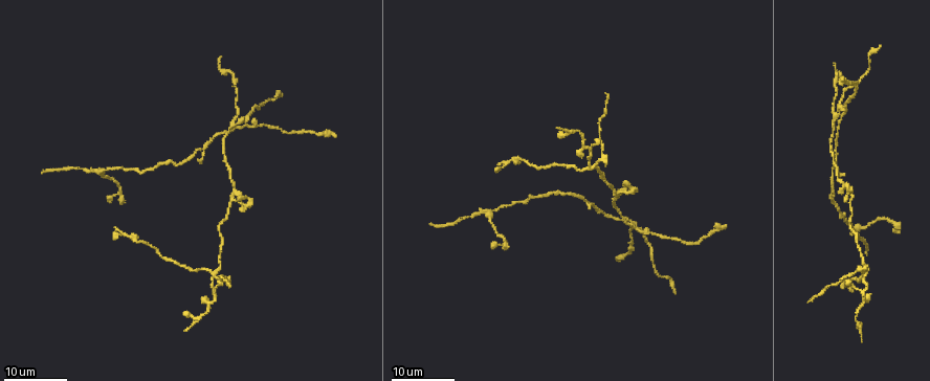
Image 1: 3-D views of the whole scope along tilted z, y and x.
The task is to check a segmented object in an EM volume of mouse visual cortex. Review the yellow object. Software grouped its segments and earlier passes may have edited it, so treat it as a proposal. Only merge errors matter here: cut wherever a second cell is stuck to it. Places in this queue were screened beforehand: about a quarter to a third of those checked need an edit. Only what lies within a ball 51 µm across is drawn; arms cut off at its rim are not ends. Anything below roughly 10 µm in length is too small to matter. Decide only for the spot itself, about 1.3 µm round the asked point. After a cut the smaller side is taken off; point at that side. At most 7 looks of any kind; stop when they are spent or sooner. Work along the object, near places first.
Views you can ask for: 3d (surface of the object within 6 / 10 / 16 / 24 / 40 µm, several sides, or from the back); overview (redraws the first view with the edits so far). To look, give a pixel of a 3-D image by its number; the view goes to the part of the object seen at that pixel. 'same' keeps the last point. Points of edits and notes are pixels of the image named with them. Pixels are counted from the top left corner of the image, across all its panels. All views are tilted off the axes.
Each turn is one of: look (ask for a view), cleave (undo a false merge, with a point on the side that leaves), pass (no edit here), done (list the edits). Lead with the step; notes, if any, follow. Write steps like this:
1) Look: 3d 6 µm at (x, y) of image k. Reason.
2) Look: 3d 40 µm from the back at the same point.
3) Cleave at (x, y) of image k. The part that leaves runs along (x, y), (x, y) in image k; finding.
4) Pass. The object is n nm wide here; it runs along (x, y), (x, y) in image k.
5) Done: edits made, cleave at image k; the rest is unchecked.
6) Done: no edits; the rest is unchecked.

Look: 3d 16 µm at (518, 201) of image 1. Narrows sharply.

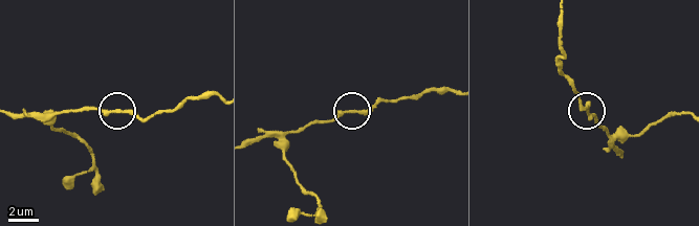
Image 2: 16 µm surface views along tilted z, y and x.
Look: 3d 6 µm at (120, 113) of image 2. Closer look.

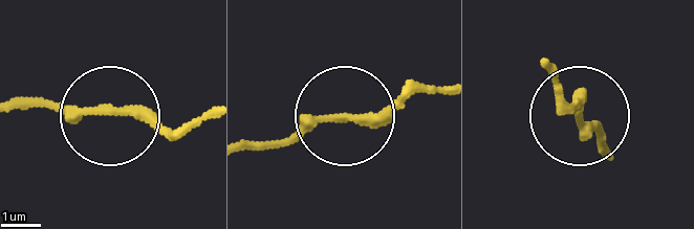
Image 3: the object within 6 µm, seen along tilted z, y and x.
Pass. It runs along (436, 86), (367, 114), (250, 139) in image 3; continuous, no second cell.

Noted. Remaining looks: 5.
Look: 3d 24 µm at (228, 201) of image 1. Calibre changes.

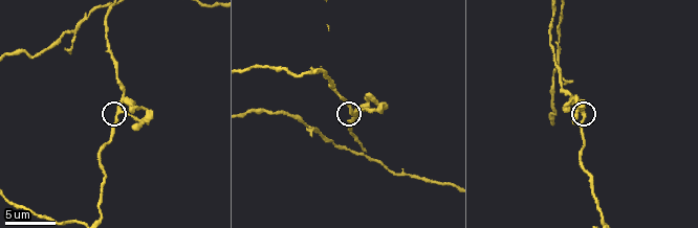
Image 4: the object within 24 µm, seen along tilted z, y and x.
Look: 3d 10 µm at (582, 115) of image 4.

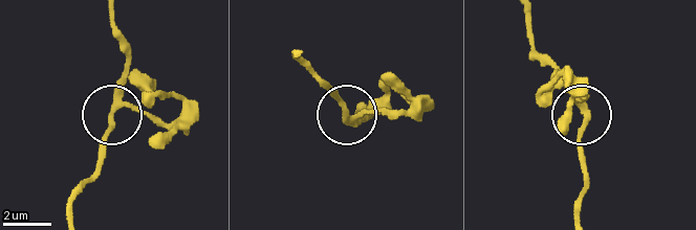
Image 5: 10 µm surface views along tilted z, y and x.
Pass. 3 arms meet here; it runs along (109, 15), (124, 75), (103, 161) in image 5; continuous, no second cell.

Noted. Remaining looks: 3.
Look: 3d 10 µm at (313, 69) of image 4. Four-way junction.

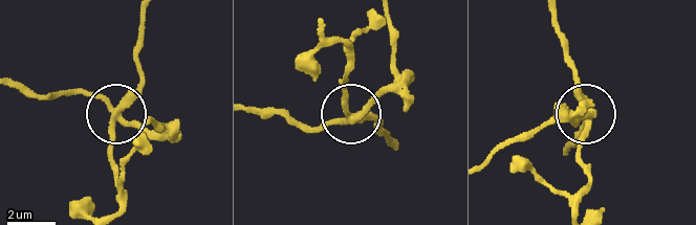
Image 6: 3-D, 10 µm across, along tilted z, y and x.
Look: 3d 6 µm at (351, 117) of image 6. Closer look.

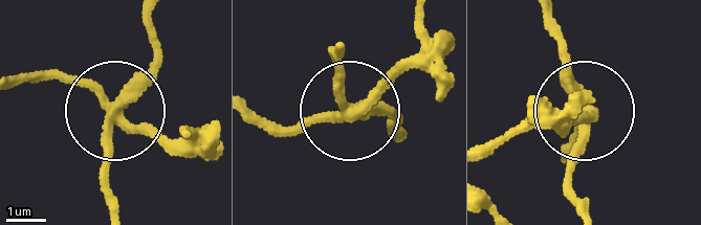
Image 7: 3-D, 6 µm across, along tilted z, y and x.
Cleave at (66, 81) of image 7. The side arm is 15 µm long; the part that leaves runs along (116, 115), (68, 83), (19, 81) in image 7; two cells meet here.

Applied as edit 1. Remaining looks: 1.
Done: edits made, cleave at image 7; the rest is unchecked.

